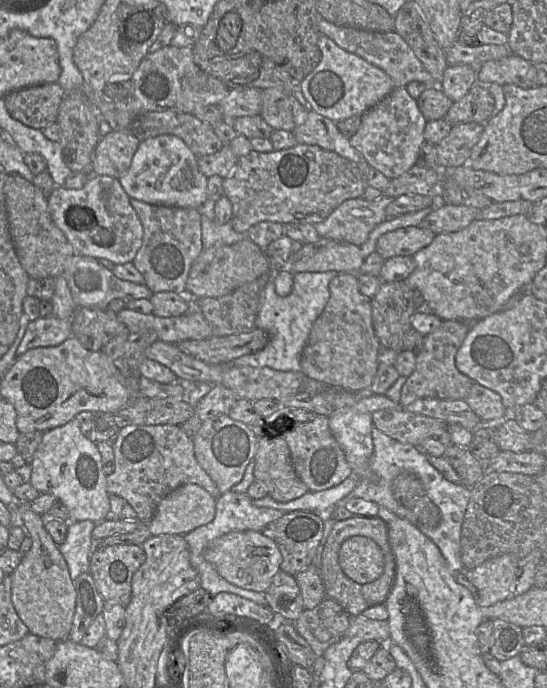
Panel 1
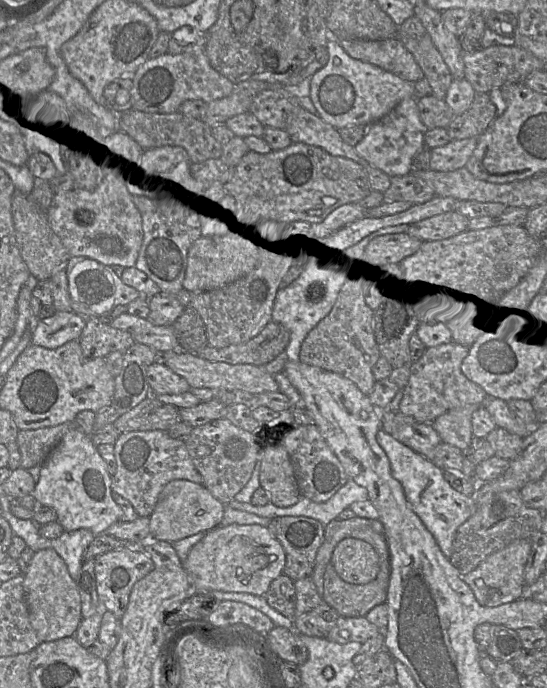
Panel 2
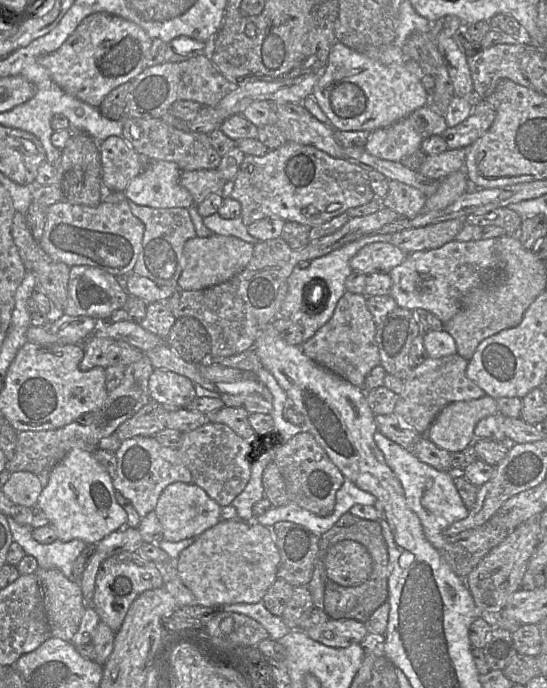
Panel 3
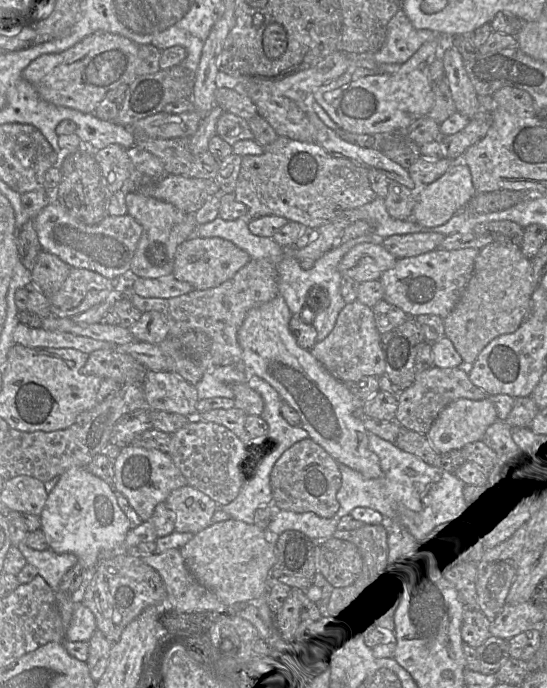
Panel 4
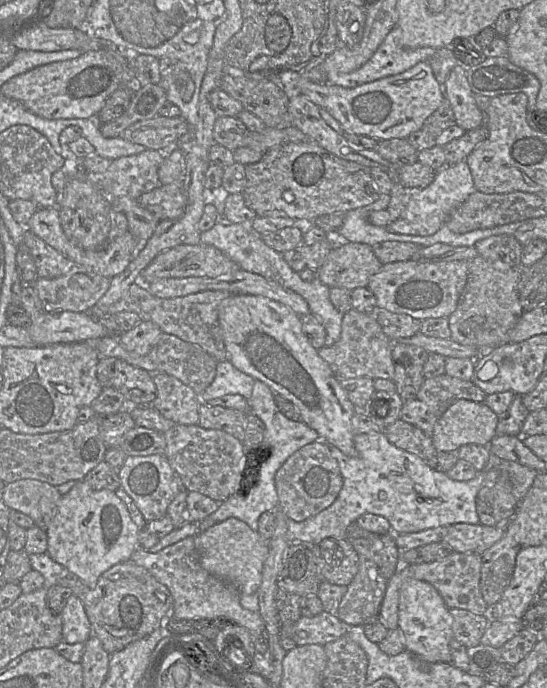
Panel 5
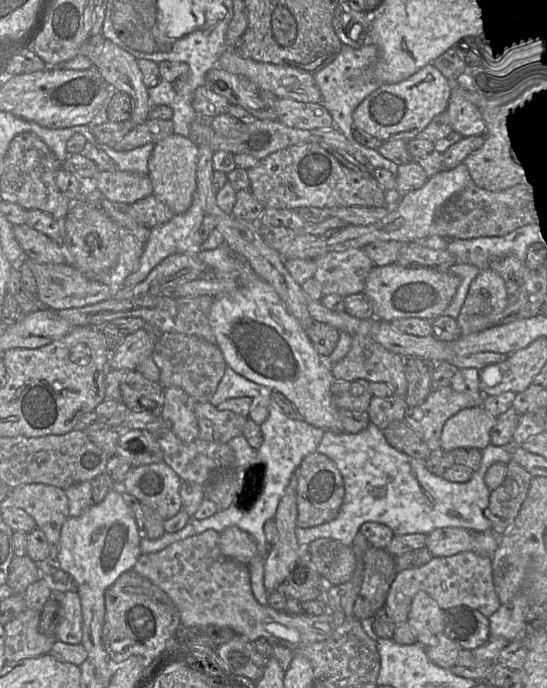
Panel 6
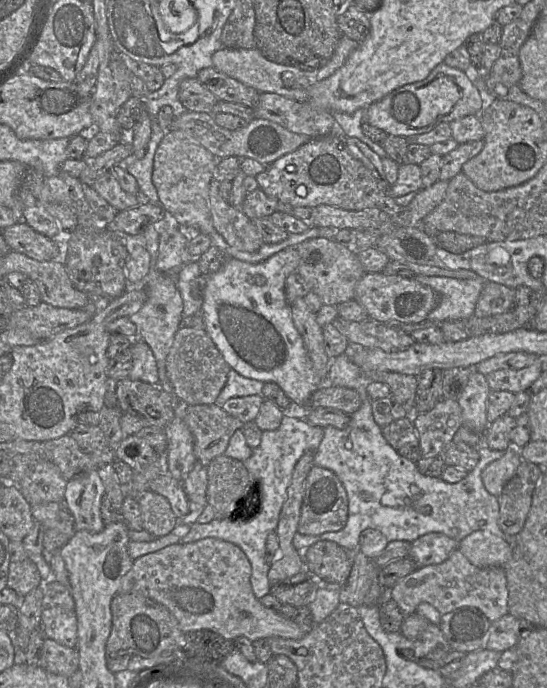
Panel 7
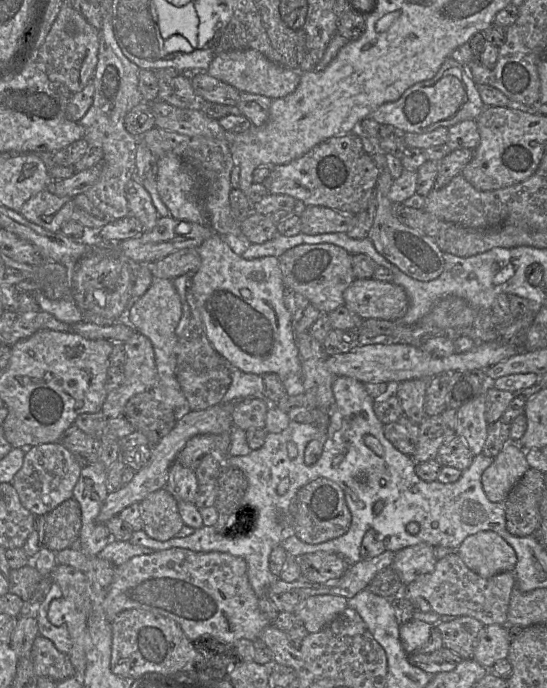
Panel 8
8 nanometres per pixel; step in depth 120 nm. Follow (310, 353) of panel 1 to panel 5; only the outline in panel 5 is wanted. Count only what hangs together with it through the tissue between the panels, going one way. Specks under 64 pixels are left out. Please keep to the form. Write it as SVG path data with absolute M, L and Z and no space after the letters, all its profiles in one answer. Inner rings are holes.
M351 309L342 317L341 335L332 346L324 346L318 355L329 365L339 380L371 378L393 380L394 365L391 357L393 341L382 331L373 313Z

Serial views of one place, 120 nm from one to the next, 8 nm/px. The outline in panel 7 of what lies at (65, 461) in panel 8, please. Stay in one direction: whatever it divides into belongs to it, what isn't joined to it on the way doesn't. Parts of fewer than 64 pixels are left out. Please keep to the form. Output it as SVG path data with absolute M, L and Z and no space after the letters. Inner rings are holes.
M45 461L37 464L27 477L14 485L18 485L25 500L34 506L50 502L64 503L67 482L55 464Z

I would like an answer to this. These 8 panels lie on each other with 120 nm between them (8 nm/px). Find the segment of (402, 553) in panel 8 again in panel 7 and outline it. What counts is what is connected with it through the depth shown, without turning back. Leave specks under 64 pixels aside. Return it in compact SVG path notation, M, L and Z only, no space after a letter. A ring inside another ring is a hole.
M427 533L411 543L408 556L418 568L444 562L458 548L458 542L445 534Z

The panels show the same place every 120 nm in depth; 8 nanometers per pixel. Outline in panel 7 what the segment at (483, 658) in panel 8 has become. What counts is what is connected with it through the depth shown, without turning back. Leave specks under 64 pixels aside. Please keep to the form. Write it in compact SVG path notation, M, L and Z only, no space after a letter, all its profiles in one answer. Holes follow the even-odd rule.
M507 613L498 620L491 622L484 647L503 652L515 648L520 637L519 619Z

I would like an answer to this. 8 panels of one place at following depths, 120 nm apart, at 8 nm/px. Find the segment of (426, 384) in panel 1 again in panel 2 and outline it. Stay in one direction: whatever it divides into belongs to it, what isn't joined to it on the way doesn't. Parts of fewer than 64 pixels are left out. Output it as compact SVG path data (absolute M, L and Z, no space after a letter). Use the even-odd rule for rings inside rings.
M455 340L427 348L422 357L410 365L410 377L403 388L399 412L413 417L417 423L432 423L438 416L452 409L483 404L487 393L461 371L461 363L469 349L469 344Z

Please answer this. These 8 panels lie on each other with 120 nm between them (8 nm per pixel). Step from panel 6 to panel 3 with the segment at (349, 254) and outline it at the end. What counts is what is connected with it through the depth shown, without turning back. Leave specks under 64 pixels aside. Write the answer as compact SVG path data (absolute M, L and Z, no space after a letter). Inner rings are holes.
M374 242L365 245L351 259L352 271L365 275L372 273L390 273L401 264L408 253L391 242Z

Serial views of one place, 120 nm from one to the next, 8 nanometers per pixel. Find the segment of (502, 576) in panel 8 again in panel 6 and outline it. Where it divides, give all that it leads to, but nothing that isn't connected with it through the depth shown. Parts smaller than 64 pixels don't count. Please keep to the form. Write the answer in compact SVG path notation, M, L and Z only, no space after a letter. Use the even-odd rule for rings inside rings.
M474 551L460 552L452 556L433 557L431 561L420 567L398 572L385 601L387 614L396 624L407 621L411 602L419 591L430 595L443 611L466 606L480 611L489 618L501 606L494 588L491 558Z

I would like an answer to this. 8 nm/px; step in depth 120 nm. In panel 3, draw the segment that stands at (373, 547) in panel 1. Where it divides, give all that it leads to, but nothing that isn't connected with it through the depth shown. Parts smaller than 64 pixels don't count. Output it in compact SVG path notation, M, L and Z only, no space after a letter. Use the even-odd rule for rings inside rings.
M342 540L328 549L324 566L329 580L343 587L353 587L367 581L373 561L364 545L354 540Z

